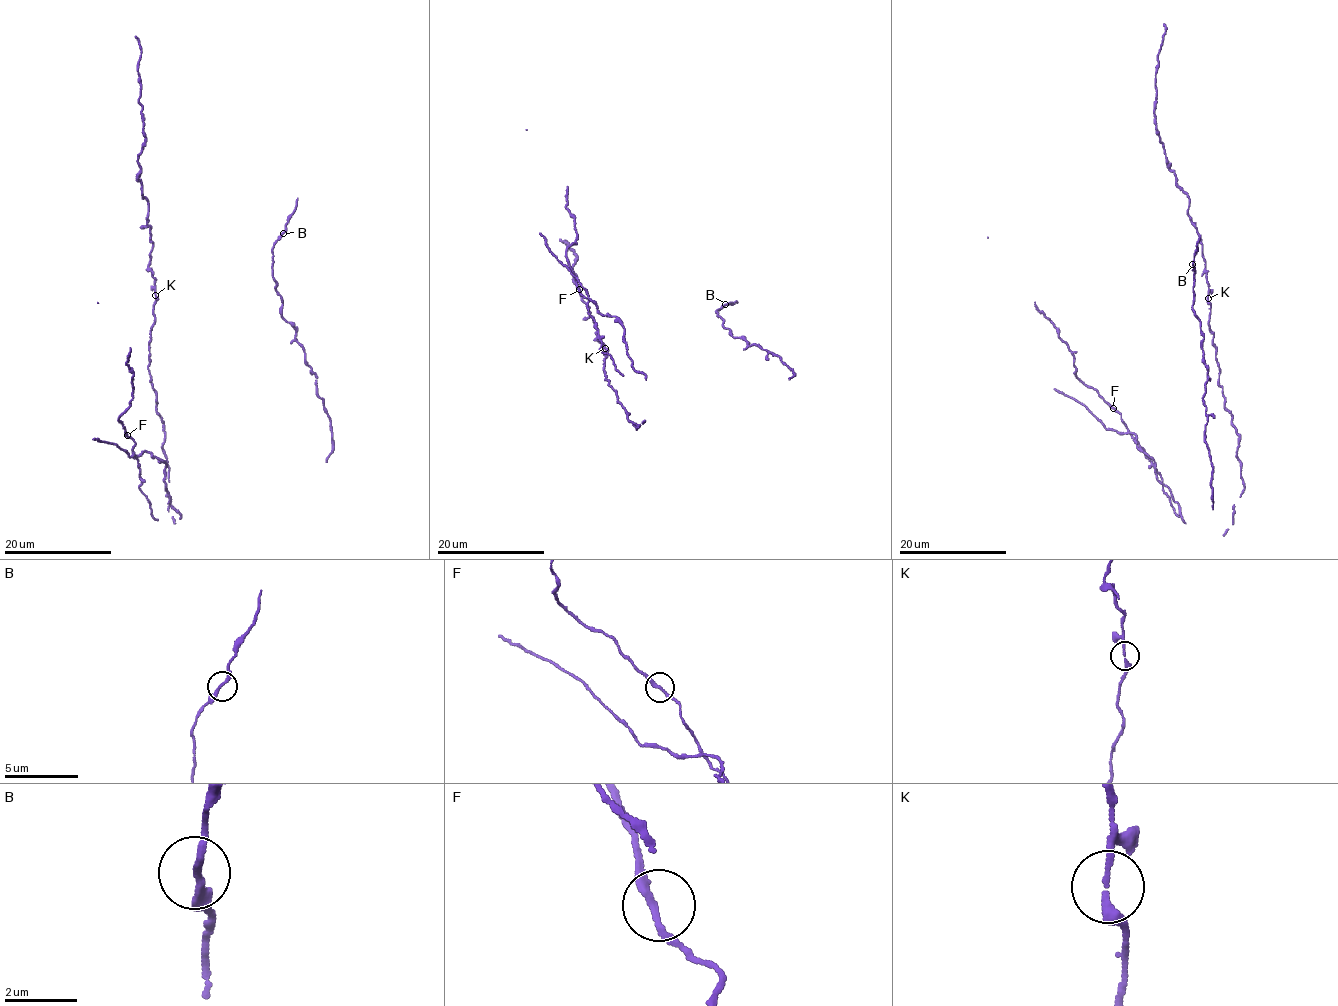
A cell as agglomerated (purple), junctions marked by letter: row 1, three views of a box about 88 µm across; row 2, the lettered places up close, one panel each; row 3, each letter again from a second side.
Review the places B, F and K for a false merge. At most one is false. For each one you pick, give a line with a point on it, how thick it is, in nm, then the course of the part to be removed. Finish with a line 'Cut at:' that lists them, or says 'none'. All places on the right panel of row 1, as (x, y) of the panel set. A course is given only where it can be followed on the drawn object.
Cut at: none

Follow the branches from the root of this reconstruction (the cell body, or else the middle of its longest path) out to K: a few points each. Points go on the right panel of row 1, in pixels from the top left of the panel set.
K: (1239, 436), (1232, 414), (1224, 406), (1207, 298)

